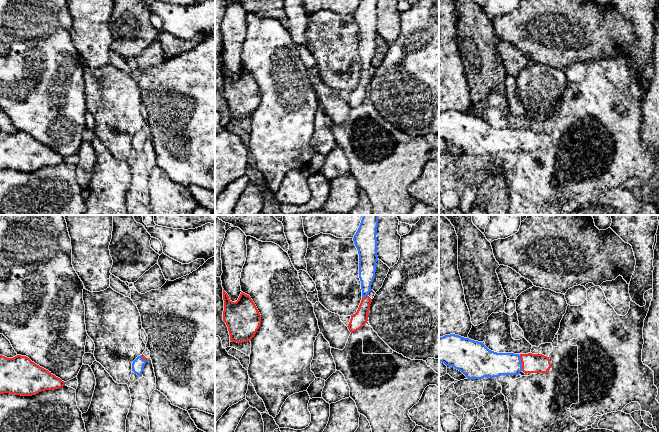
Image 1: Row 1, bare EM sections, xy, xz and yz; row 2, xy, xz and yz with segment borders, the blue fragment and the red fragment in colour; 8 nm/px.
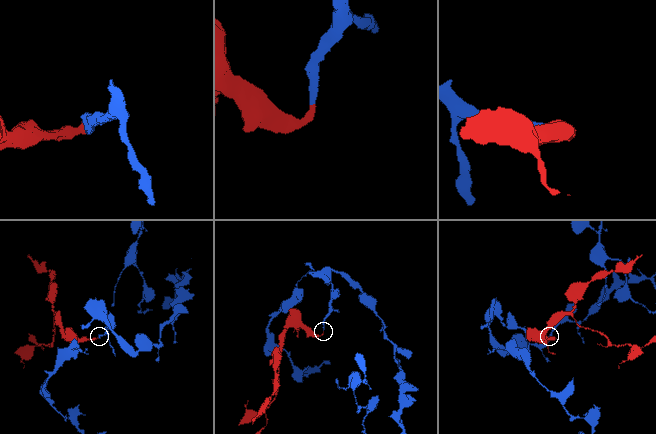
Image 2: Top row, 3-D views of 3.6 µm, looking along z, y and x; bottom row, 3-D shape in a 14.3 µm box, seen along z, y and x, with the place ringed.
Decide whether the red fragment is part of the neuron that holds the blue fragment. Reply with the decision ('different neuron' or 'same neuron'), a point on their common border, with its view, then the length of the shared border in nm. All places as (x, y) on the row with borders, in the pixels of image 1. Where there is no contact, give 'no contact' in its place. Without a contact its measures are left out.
same neuron | yz (521, 363) | 130 nm

